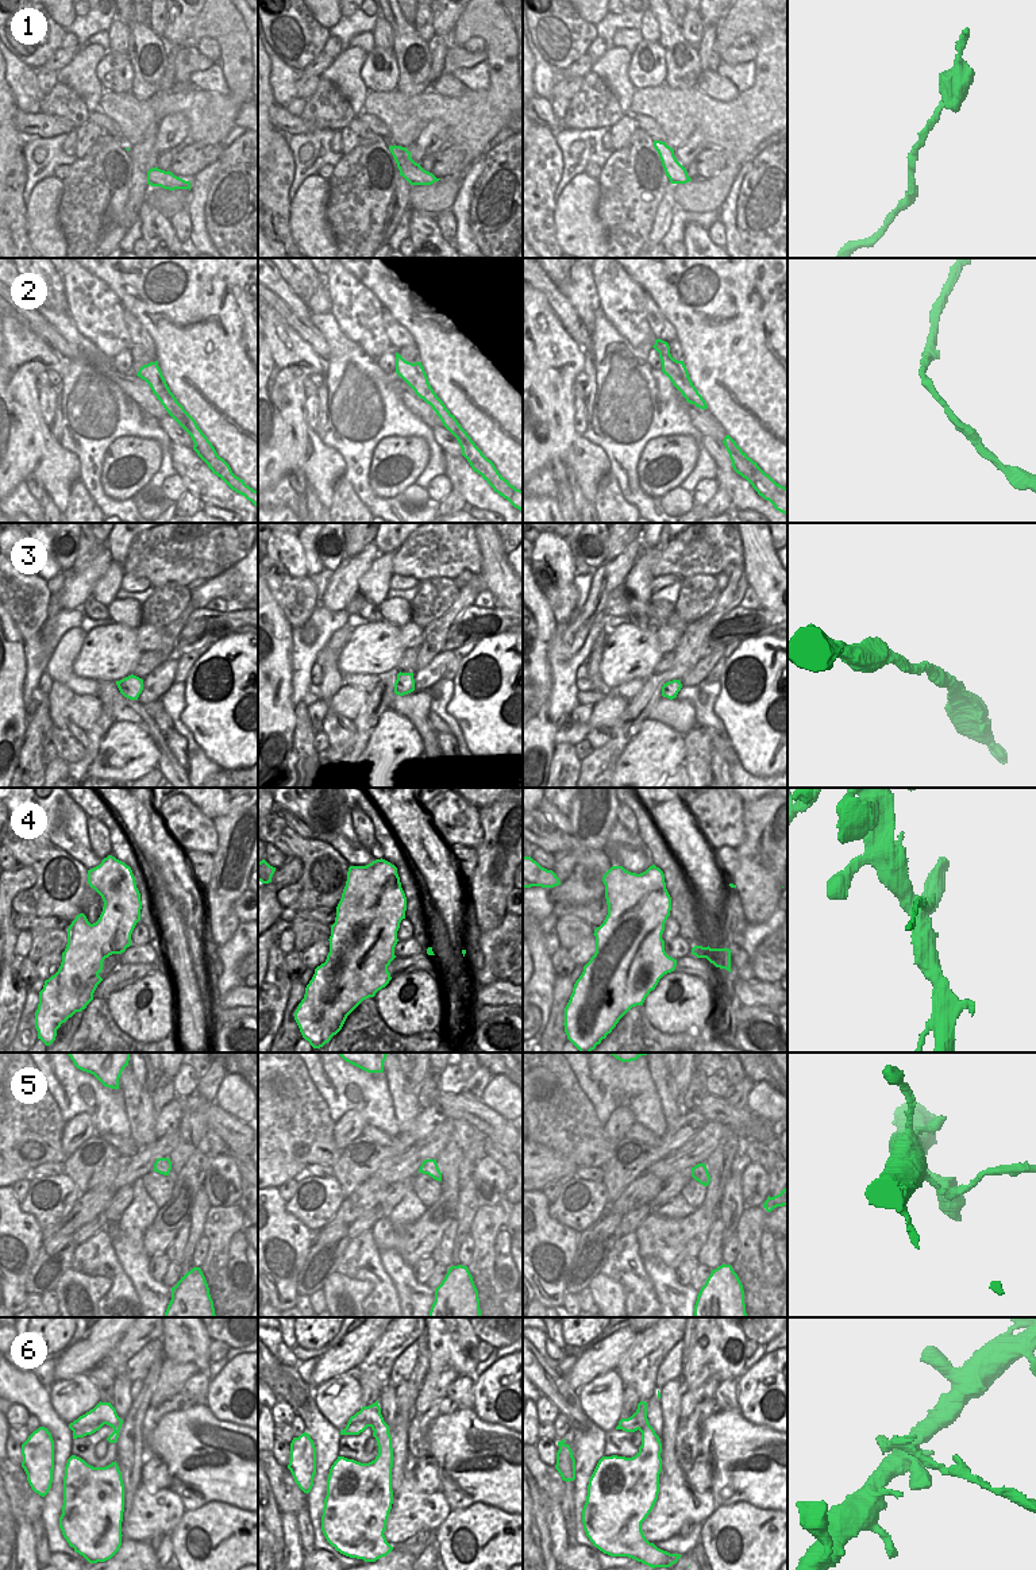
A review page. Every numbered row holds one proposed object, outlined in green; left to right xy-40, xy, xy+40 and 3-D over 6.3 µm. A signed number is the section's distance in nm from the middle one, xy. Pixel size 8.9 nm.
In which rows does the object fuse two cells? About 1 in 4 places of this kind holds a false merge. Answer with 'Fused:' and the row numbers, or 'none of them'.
Fused: 2, 4, 6

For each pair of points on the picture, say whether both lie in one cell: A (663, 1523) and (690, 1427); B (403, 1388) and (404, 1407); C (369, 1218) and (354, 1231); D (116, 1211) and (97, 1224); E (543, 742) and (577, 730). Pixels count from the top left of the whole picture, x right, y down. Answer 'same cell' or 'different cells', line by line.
A: different cells
B: same cell
C: same cell
D: different cells
E: different cells

